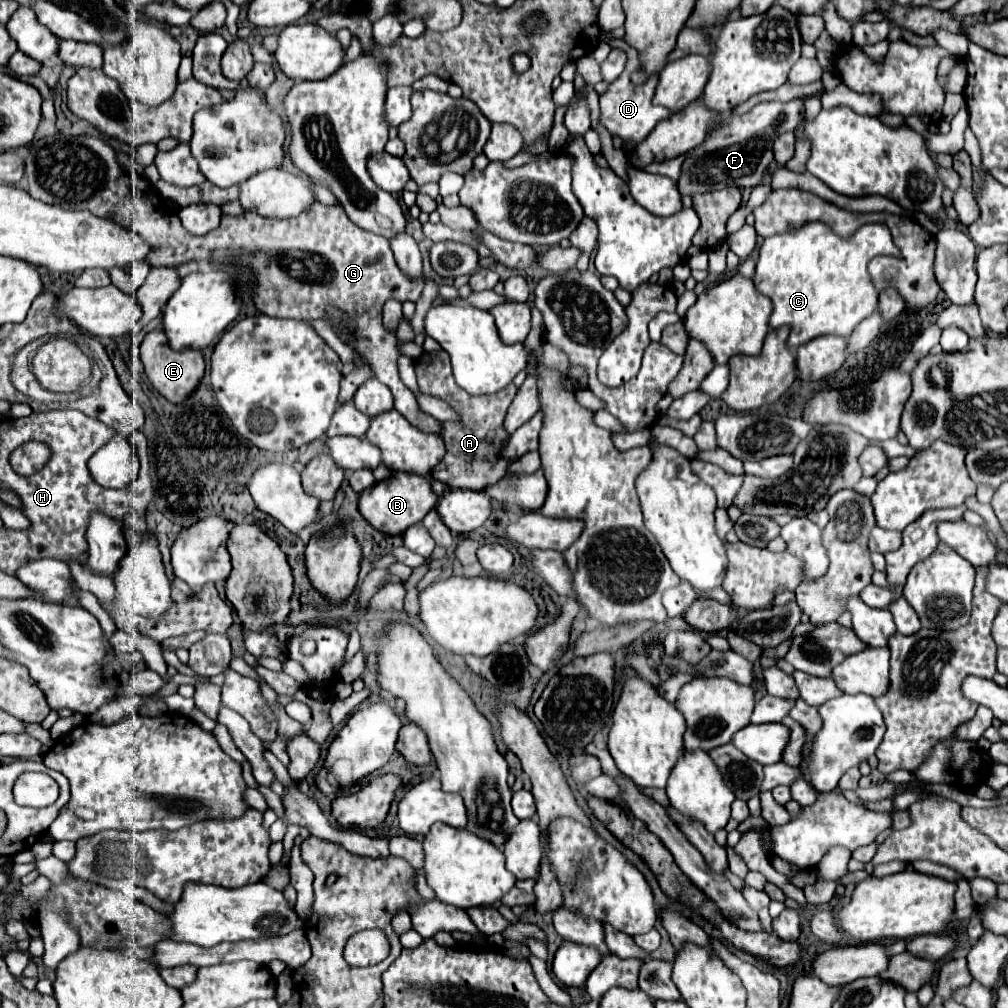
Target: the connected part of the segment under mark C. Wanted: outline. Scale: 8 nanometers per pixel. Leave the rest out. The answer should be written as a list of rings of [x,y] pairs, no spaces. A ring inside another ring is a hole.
[[[806,223],[796,231],[784,233],[784,235],[772,235],[764,239],[760,247],[760,257],[756,263],[756,275],[754,285],[760,293],[768,295],[774,303],[774,313],[770,317],[770,327],[782,327],[790,325],[792,333],[788,337],[788,345],[792,349],[808,343],[814,337],[820,335],[842,335],[848,337],[854,327],[872,315],[878,307],[878,289],[874,287],[874,281],[868,273],[868,263],[876,255],[896,255],[896,245],[892,243],[890,229],[884,223],[872,223],[860,227],[852,237],[842,239],[836,235],[826,223]]]

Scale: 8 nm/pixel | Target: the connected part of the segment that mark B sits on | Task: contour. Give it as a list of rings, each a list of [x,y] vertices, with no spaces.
[[[398,471],[392,473],[386,481],[378,481],[376,485],[372,485],[372,489],[366,489],[360,495],[358,509],[364,515],[364,519],[378,531],[388,535],[400,535],[410,525],[422,521],[436,507],[436,503],[438,503],[438,495],[434,493],[432,483],[426,475]]]

